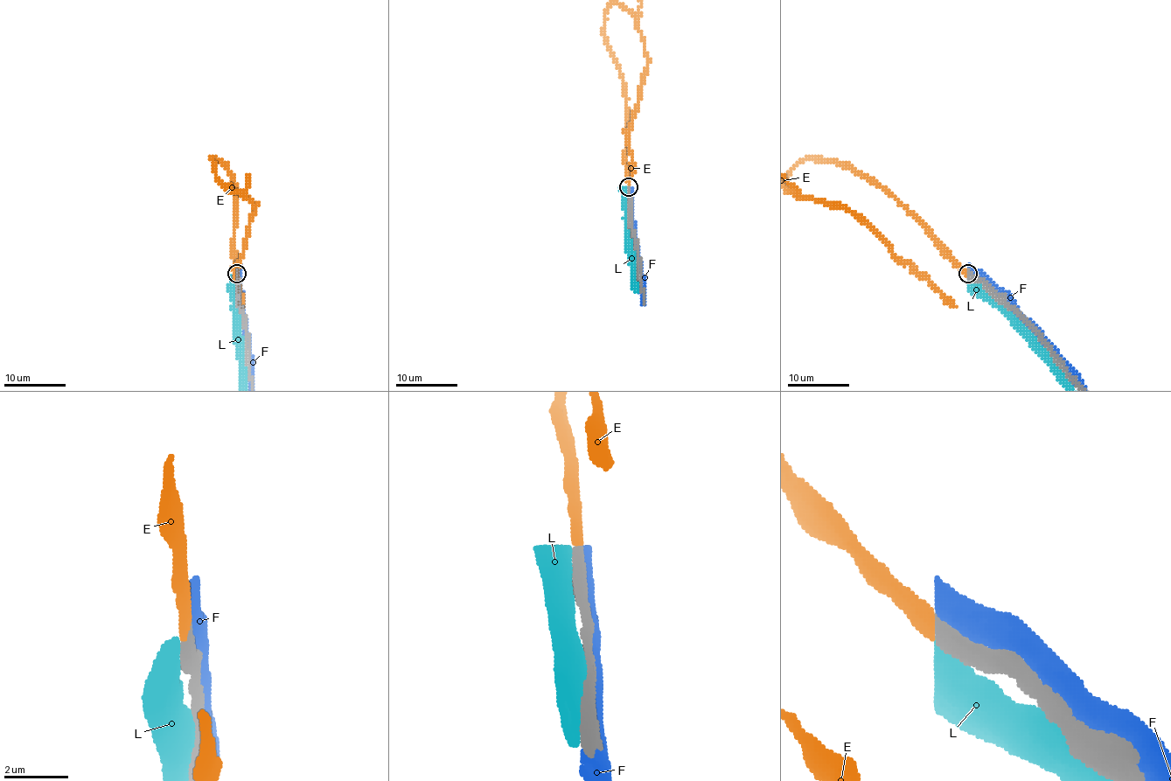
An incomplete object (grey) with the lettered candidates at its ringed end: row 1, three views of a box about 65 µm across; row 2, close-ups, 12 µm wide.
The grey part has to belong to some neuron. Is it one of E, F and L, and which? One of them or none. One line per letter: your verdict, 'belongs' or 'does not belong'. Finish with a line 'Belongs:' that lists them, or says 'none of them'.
E: belongs
F: does not belong
L: does not belong
Belongs: E

